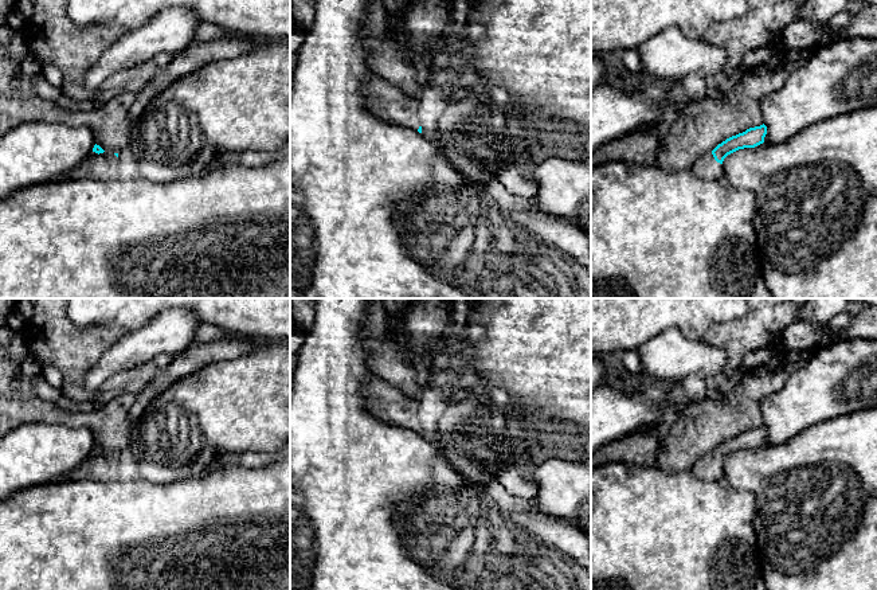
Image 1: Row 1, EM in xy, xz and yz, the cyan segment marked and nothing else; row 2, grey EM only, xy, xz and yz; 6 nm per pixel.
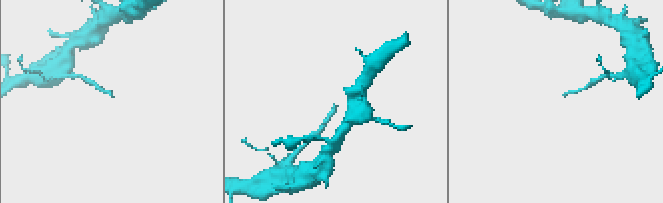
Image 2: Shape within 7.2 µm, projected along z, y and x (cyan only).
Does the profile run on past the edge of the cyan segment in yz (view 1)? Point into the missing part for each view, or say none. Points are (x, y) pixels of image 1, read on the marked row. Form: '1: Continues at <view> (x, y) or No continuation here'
1: Continues at yz (707, 167)

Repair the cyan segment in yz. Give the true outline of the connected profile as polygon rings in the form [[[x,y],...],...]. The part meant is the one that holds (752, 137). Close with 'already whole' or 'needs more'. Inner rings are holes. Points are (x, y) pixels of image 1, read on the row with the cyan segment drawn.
[[[763,124],[732,136],[719,144],[710,153],[698,159],[690,171],[705,180],[724,180],[725,175],[721,165],[724,159],[739,149],[755,148],[763,144],[766,134],[767,126]]]; needs more

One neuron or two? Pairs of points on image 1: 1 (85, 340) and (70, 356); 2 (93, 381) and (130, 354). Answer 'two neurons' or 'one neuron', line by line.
1: one neuron
2: one neuron

